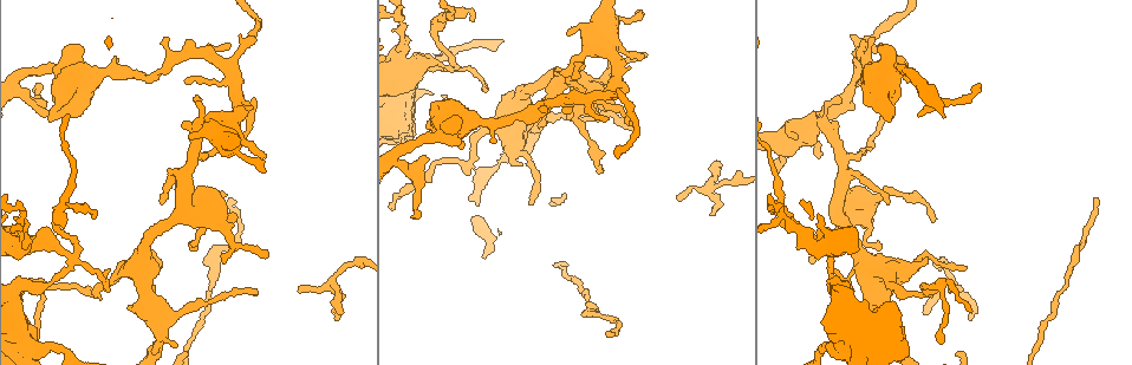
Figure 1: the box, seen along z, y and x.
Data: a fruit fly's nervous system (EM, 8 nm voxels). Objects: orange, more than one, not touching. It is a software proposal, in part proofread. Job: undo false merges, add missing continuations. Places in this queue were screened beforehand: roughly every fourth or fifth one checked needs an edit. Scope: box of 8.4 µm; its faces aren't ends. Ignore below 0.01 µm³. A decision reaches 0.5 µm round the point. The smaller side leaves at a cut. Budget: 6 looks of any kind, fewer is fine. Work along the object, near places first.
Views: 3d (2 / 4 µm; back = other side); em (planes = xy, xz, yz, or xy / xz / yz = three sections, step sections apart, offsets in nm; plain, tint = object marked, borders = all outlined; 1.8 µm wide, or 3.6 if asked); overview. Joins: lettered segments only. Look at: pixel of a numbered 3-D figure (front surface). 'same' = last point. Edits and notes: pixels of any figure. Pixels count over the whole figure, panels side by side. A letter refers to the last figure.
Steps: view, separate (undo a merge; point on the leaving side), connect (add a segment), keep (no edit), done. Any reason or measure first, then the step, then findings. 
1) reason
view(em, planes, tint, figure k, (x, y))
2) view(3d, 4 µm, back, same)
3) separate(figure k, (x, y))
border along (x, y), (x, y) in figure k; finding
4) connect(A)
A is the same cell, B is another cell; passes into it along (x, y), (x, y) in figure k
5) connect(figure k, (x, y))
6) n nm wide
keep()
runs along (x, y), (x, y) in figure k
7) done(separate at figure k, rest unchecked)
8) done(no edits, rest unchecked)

calibre changes
view(em, xz, step 16, tint, figure 1, (826, 246))

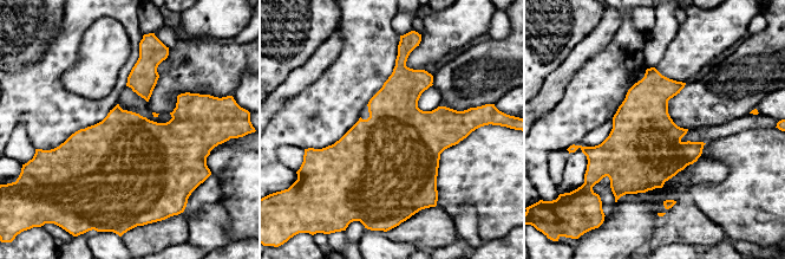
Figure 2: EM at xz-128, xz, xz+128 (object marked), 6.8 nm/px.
another direction
view(em, planes, tint, same)

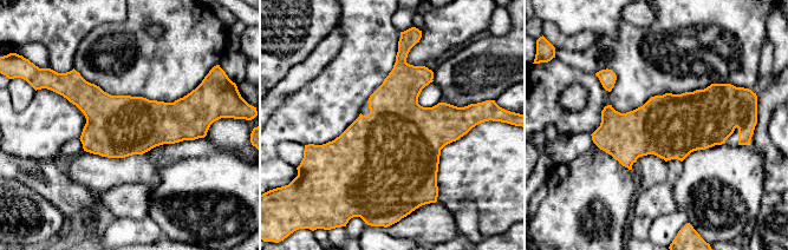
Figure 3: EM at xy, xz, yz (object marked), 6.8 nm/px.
view(em, planes, borders, same)

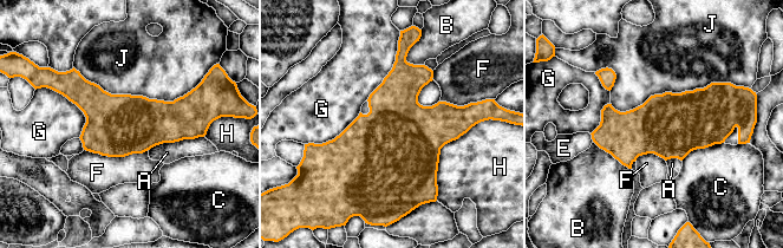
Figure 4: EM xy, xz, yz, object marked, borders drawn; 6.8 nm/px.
J touches over 850 nm
keep()
A, B, C, E, F, G, H and J are other cells; border along (84, 149), (108, 156), (148, 150) in figure 4; continuous, no second neuron

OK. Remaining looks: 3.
tapers out
view(em, planes, borders, figure 1, (223, 260))

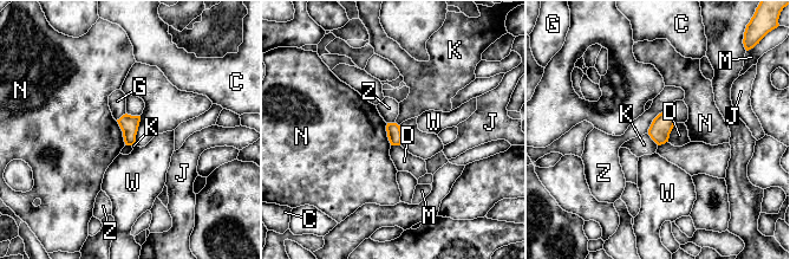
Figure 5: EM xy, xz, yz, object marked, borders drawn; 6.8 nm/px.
100 nm wide
keep()
C, D, G, J, K, M, N, W and Z are other cells; border along (116, 121), (125, 143) in figure 5; no lettered segment goes on from it

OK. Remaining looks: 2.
four or more arms meet
view(em, planes, plain, figure 1, (605, 47))

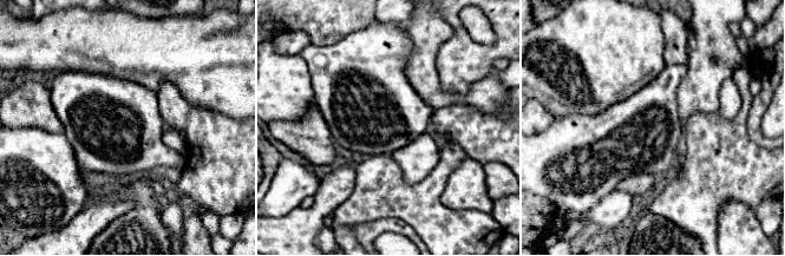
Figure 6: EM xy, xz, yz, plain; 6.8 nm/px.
view(em, planes, borders, same)

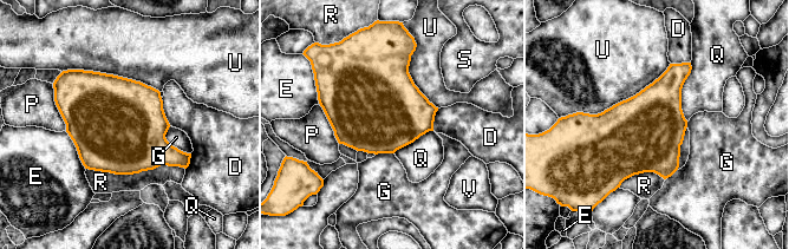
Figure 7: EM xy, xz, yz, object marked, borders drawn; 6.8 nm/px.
keep()
D, E, G, P, Q, R, S, U and V are other cells; one neuron here

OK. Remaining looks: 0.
done(no edits, rest unchecked)

